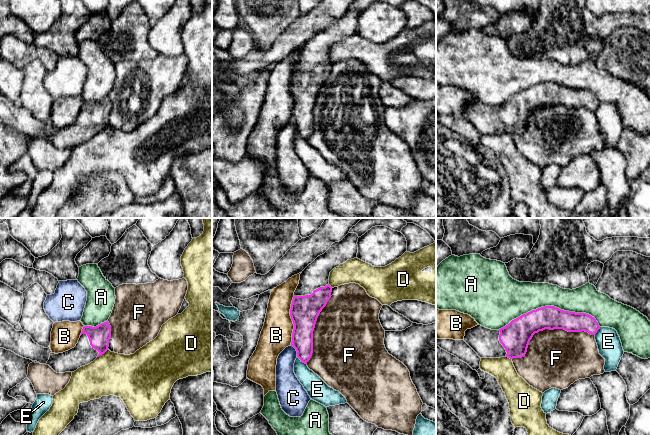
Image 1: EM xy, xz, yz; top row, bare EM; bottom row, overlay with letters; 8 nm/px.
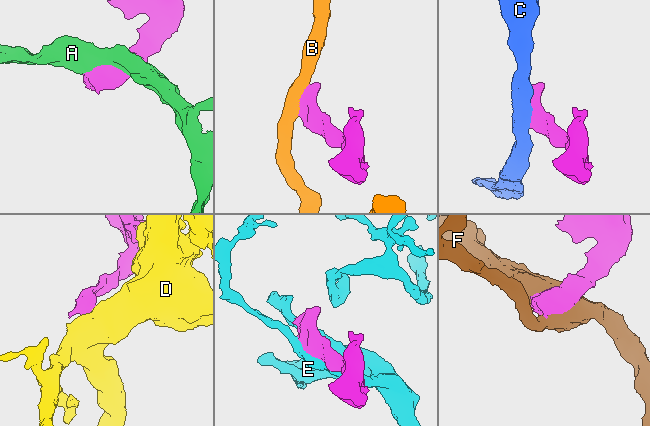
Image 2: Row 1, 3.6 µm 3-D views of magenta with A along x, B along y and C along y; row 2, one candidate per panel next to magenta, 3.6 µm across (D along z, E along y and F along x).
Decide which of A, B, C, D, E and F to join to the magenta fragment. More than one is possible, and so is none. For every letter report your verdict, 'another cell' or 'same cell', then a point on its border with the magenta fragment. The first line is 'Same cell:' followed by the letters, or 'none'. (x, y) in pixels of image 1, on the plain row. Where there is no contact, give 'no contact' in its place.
Same cell: none
A: another cell | yz (550, 82)
B: another cell | xz (292, 96)
C: another cell | xz (296, 126)
D: another cell | xy (102, 129)
E: another cell | xz (302, 137)
F: another cell | yz (547, 104)

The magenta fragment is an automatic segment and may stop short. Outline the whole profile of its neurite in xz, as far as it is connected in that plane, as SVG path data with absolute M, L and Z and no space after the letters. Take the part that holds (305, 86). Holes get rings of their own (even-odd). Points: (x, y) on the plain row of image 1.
M348 9L341 17L333 19L300 50L290 85L294 100L291 122L305 140L313 129L313 107L317 94L331 74L330 48L347 36L357 33L358 14L356 9Z

